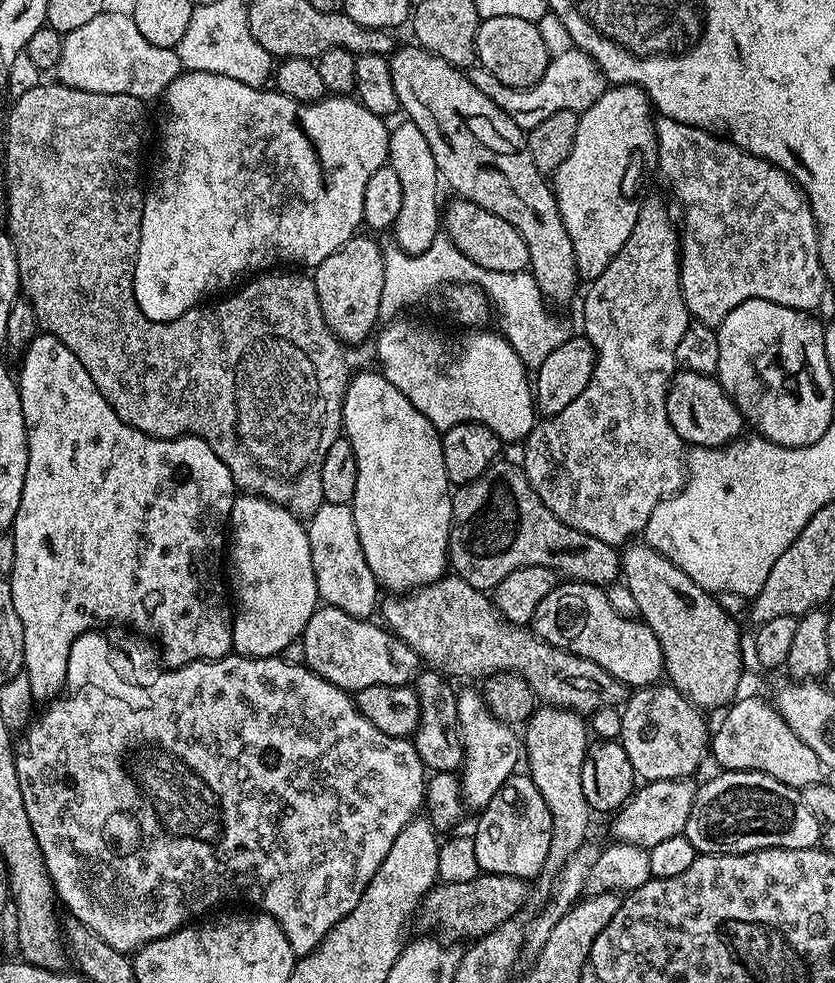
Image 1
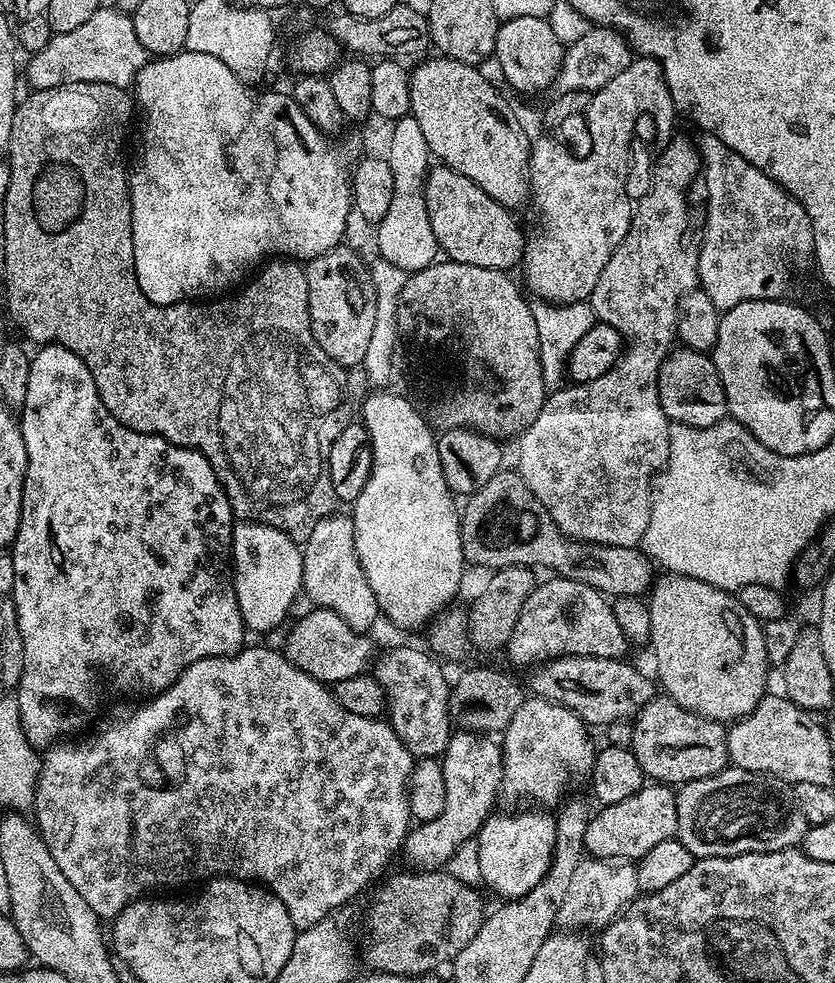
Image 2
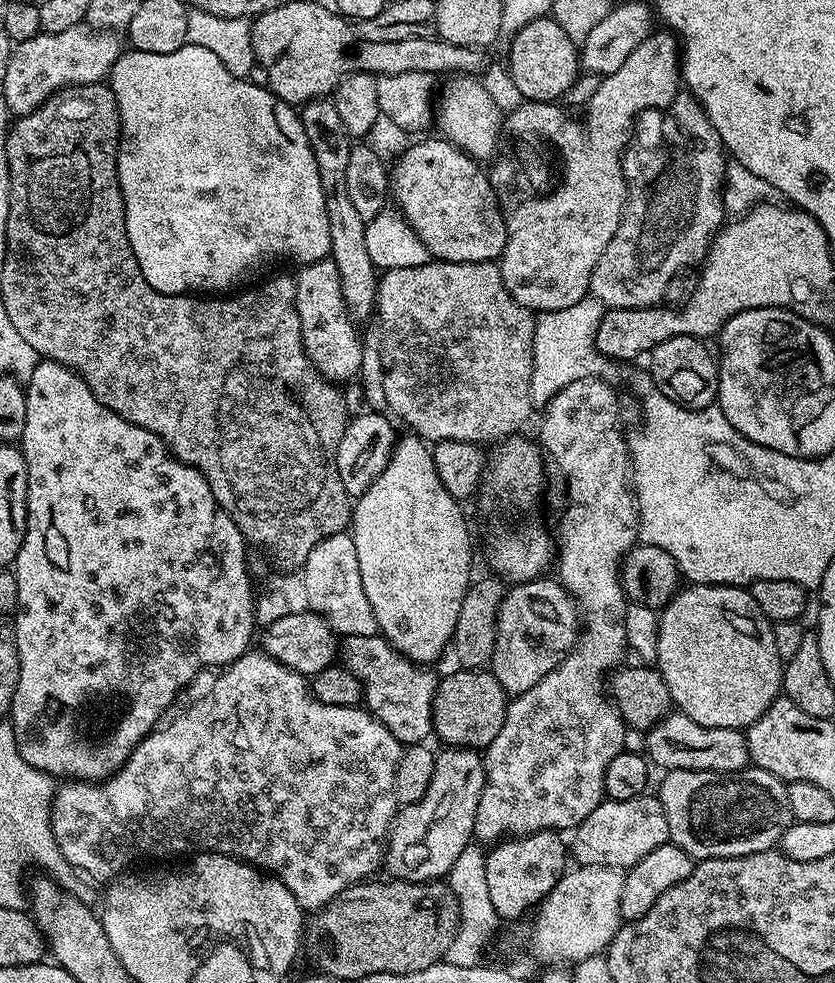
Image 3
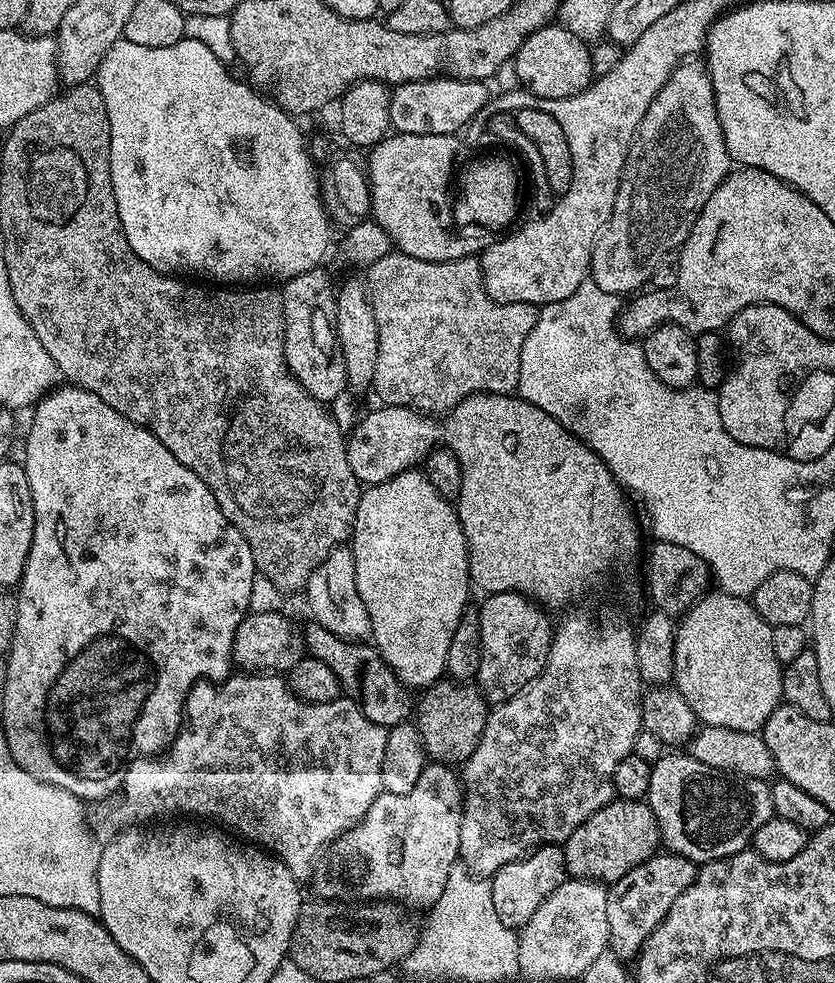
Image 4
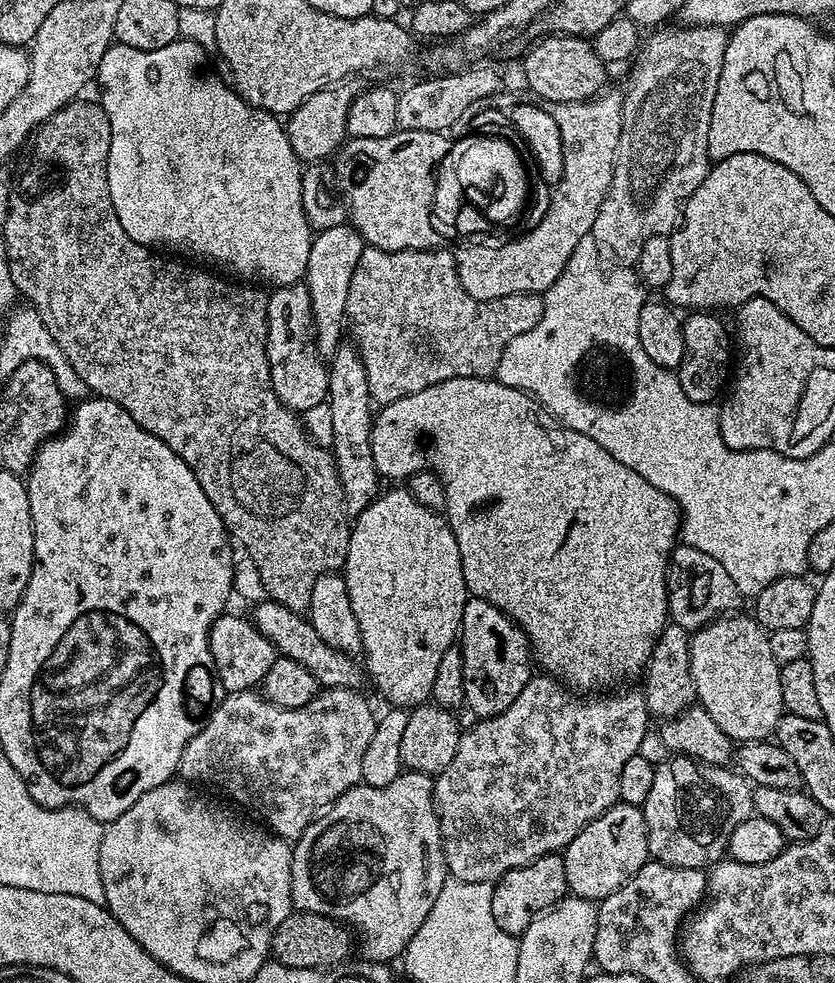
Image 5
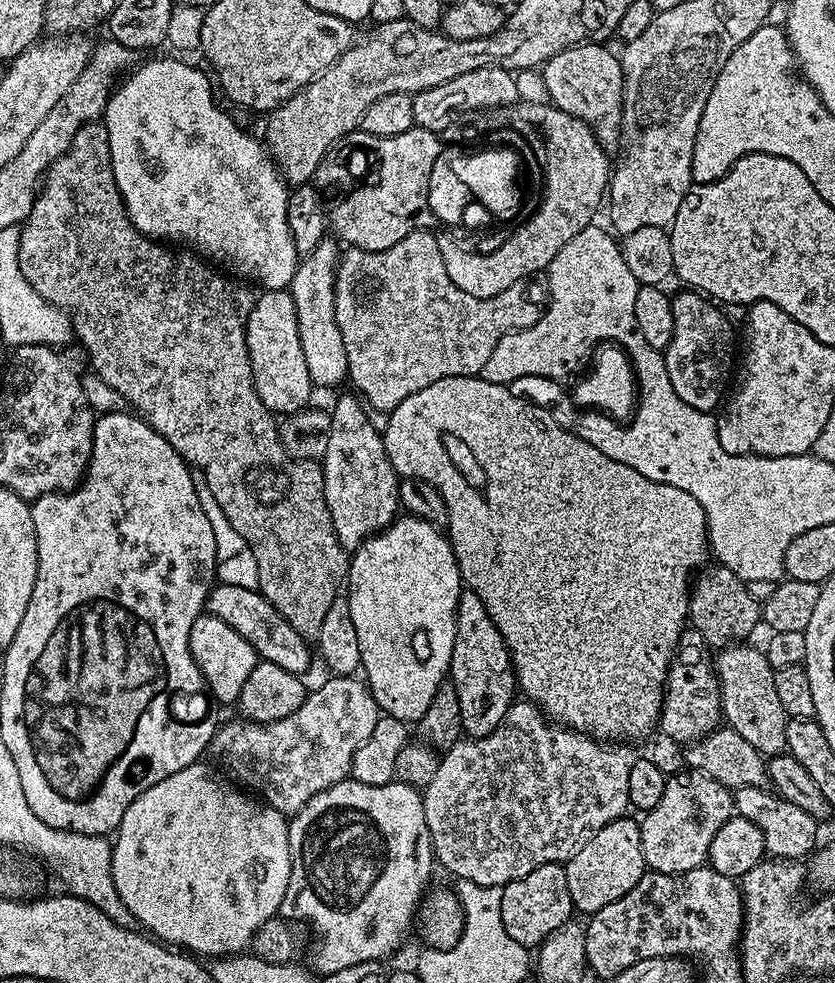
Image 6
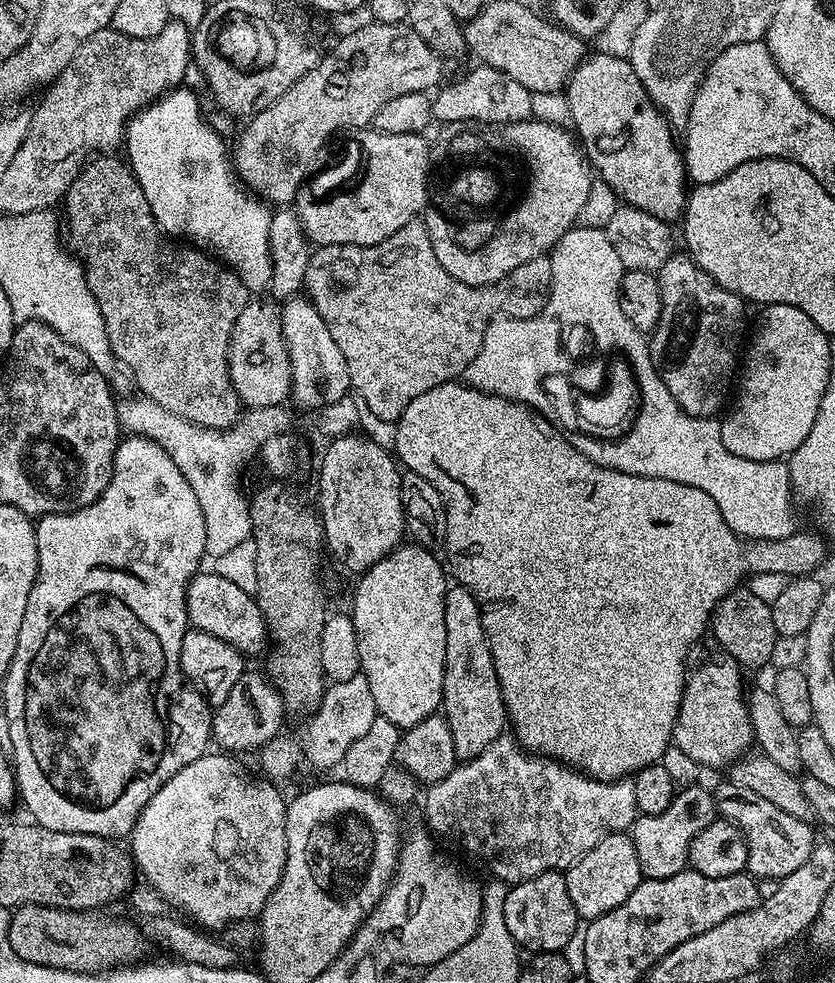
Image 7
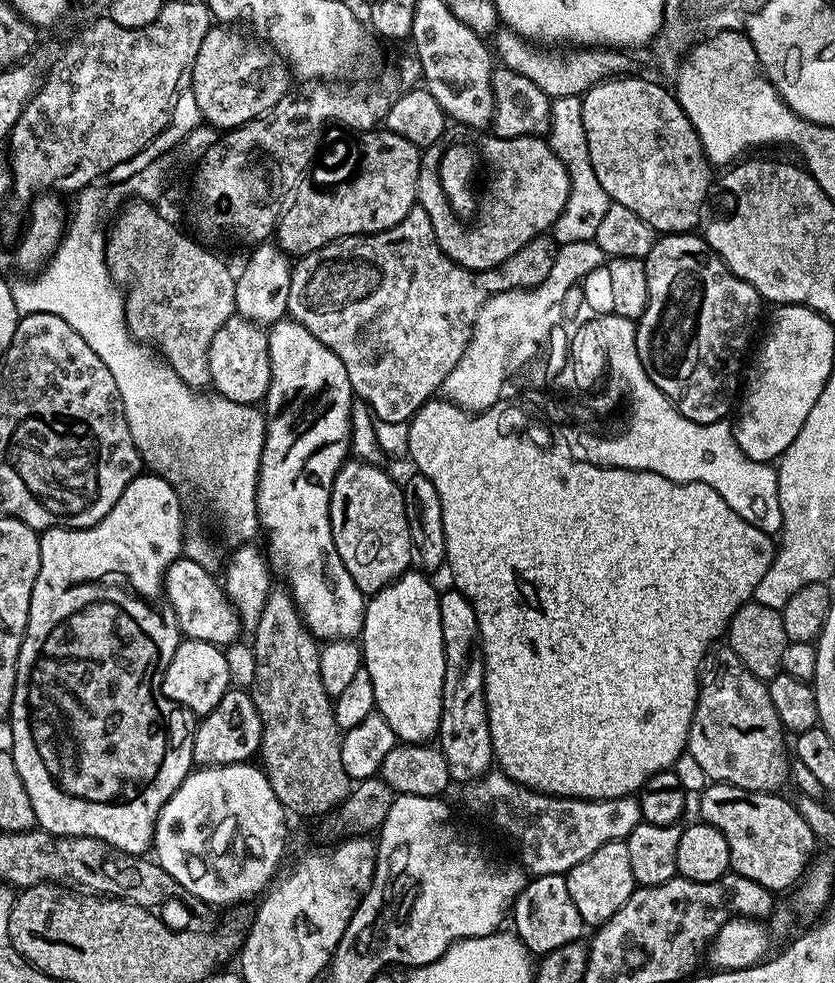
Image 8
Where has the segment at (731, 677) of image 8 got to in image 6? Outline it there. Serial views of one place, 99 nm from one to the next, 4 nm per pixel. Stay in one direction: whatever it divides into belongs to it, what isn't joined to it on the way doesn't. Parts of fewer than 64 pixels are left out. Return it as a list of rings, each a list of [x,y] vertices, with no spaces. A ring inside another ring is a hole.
[[[691,626],[685,627],[684,633],[678,638],[676,655],[672,658],[672,665],[668,667],[668,682],[664,686],[664,705],[660,711],[659,731],[670,734],[674,742],[681,746],[687,746],[694,740],[701,740],[706,734],[710,734],[722,724],[720,710],[720,684],[716,678],[716,670],[710,659],[709,645],[704,643],[702,634]]]

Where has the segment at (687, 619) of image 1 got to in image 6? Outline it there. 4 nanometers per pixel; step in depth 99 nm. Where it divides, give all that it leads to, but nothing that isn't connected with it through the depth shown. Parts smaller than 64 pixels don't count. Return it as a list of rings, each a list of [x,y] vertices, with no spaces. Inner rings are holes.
[[[737,642],[715,653],[714,667],[720,684],[720,710],[727,727],[742,734],[742,738],[746,738],[746,742],[750,742],[750,746],[754,746],[754,750],[758,750],[761,756],[771,758],[781,755],[786,749],[786,726],[790,717],[786,710],[782,710],[782,701],[778,699],[774,686],[776,669],[770,666],[763,651],[759,647],[751,648],[748,642]]]

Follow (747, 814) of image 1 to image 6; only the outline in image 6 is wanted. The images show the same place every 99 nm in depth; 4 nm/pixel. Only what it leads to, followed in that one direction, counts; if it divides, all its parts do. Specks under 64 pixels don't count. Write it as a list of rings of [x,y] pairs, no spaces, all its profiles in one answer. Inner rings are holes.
[[[681,770],[668,777],[666,790],[659,799],[658,806],[643,813],[639,821],[645,865],[651,871],[667,876],[705,867],[714,834],[722,830],[724,823],[733,814],[733,789],[722,786],[722,782],[714,782],[714,778],[691,770]]]

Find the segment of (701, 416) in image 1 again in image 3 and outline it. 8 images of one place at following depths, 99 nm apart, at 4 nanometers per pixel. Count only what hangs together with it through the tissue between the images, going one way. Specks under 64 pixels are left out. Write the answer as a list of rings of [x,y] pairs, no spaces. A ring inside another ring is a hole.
[[[675,336],[657,344],[650,353],[652,373],[650,379],[657,392],[666,394],[670,402],[683,408],[710,408],[717,403],[720,369],[717,357],[707,348],[703,339],[695,336]]]

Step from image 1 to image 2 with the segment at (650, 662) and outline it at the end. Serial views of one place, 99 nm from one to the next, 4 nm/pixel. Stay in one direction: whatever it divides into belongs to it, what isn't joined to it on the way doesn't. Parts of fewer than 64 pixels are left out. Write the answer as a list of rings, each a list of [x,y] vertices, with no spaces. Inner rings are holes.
[[[564,576],[548,579],[552,580],[537,583],[518,614],[518,622],[514,622],[514,632],[506,645],[509,658],[516,664],[535,666],[558,656],[623,657],[630,643],[614,618],[609,597]]]

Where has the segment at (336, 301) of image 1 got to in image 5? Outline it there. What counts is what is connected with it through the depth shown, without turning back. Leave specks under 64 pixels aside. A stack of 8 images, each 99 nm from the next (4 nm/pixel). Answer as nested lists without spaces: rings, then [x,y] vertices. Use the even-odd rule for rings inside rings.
[[[286,284],[268,292],[266,354],[274,394],[291,412],[305,414],[327,401],[329,365],[316,351],[316,327],[307,284]]]

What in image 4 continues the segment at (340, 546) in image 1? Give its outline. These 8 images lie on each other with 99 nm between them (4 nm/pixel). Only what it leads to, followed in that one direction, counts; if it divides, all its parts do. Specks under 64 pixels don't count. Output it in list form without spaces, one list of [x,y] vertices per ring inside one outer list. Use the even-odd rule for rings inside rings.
[[[351,547],[336,548],[310,574],[306,589],[308,608],[312,611],[311,619],[321,624],[330,634],[343,640],[367,641],[371,637],[370,614],[366,614],[366,606],[362,606],[362,598],[358,598],[358,584],[354,582],[354,558]]]

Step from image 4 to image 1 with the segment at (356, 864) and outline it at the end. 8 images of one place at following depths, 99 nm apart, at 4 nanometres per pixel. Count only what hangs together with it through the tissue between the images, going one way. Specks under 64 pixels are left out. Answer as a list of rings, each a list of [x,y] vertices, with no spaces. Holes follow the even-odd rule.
[[[460,688],[456,693],[460,739],[464,741],[464,766],[460,785],[469,809],[482,810],[498,794],[498,790],[522,764],[522,736],[513,725],[494,718],[483,695],[472,688]]]

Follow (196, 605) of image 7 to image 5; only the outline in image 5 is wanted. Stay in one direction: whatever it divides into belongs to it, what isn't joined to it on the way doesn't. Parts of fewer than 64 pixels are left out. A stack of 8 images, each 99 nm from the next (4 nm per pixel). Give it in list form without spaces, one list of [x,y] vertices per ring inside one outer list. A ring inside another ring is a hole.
[[[266,599],[261,604],[255,605],[251,609],[250,619],[255,624],[257,630],[264,635],[274,645],[279,655],[286,658],[294,658],[294,662],[302,662],[302,666],[306,666],[306,670],[310,670],[310,674],[314,674],[314,678],[320,684],[321,689],[325,688],[350,688],[359,689],[360,672],[362,676],[362,668],[359,663],[356,664],[351,655],[347,652],[335,652],[330,646],[326,646],[326,642],[322,642],[322,637],[318,634],[318,630],[314,630],[312,621],[305,618],[301,613],[290,610],[286,606],[282,606],[276,600]]]

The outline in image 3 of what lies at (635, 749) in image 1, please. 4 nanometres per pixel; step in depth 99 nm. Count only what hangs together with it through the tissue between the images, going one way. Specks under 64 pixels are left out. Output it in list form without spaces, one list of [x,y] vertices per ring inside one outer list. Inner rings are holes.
[[[676,710],[646,732],[646,756],[660,770],[698,770],[699,772],[741,772],[749,767],[748,742],[738,728],[711,728]]]

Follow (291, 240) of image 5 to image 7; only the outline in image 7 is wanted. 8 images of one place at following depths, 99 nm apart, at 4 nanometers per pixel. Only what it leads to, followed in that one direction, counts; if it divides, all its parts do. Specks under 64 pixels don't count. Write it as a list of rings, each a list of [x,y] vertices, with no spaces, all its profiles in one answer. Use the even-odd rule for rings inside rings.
[[[181,86],[165,92],[158,100],[151,101],[148,107],[140,109],[126,125],[126,145],[128,144],[128,156],[126,163],[131,168],[138,186],[142,188],[142,194],[146,196],[146,202],[150,206],[150,214],[154,214],[156,225],[160,231],[172,238],[179,238],[189,245],[195,246],[209,254],[215,259],[223,262],[227,267],[235,272],[236,277],[247,286],[249,293],[258,294],[261,289],[267,289],[270,278],[272,277],[272,259],[270,258],[270,222],[272,212],[269,205],[261,197],[253,194],[245,185],[241,184],[240,177],[236,175],[233,157],[230,155],[230,148],[226,145],[225,137],[220,136],[210,127],[207,119],[200,116],[200,100],[188,89],[188,86]]]

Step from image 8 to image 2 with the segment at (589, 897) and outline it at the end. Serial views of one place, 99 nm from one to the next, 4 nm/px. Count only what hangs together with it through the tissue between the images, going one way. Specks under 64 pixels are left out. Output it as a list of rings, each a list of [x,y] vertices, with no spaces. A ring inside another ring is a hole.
[[[649,783],[638,794],[623,802],[603,805],[600,813],[593,815],[586,826],[584,851],[598,860],[630,860],[639,862],[658,842],[666,842],[676,836],[678,806],[676,792],[667,784]]]

